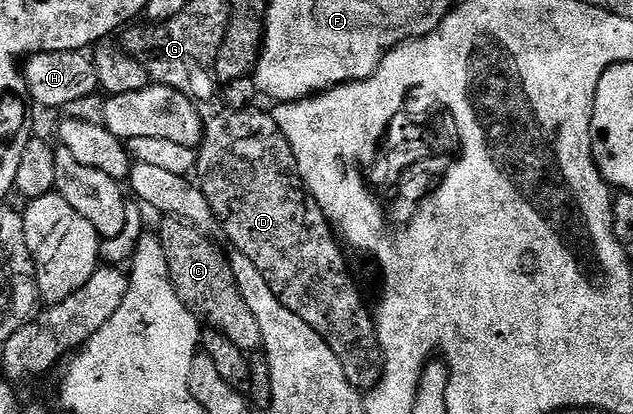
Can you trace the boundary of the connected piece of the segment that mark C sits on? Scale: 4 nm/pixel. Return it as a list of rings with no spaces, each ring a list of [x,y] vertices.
[[[165,220],[162,223],[162,226],[159,227],[161,243],[163,252],[167,256],[169,279],[179,300],[183,300],[185,307],[208,329],[218,330],[223,336],[227,336],[227,340],[231,340],[231,344],[235,344],[235,348],[246,352],[256,351],[261,346],[259,326],[255,324],[255,316],[251,316],[251,308],[247,308],[247,304],[235,284],[235,276],[229,267],[228,257],[224,253],[221,255],[220,248],[212,242],[214,239],[210,235],[201,233],[194,226],[189,226],[180,220]]]

